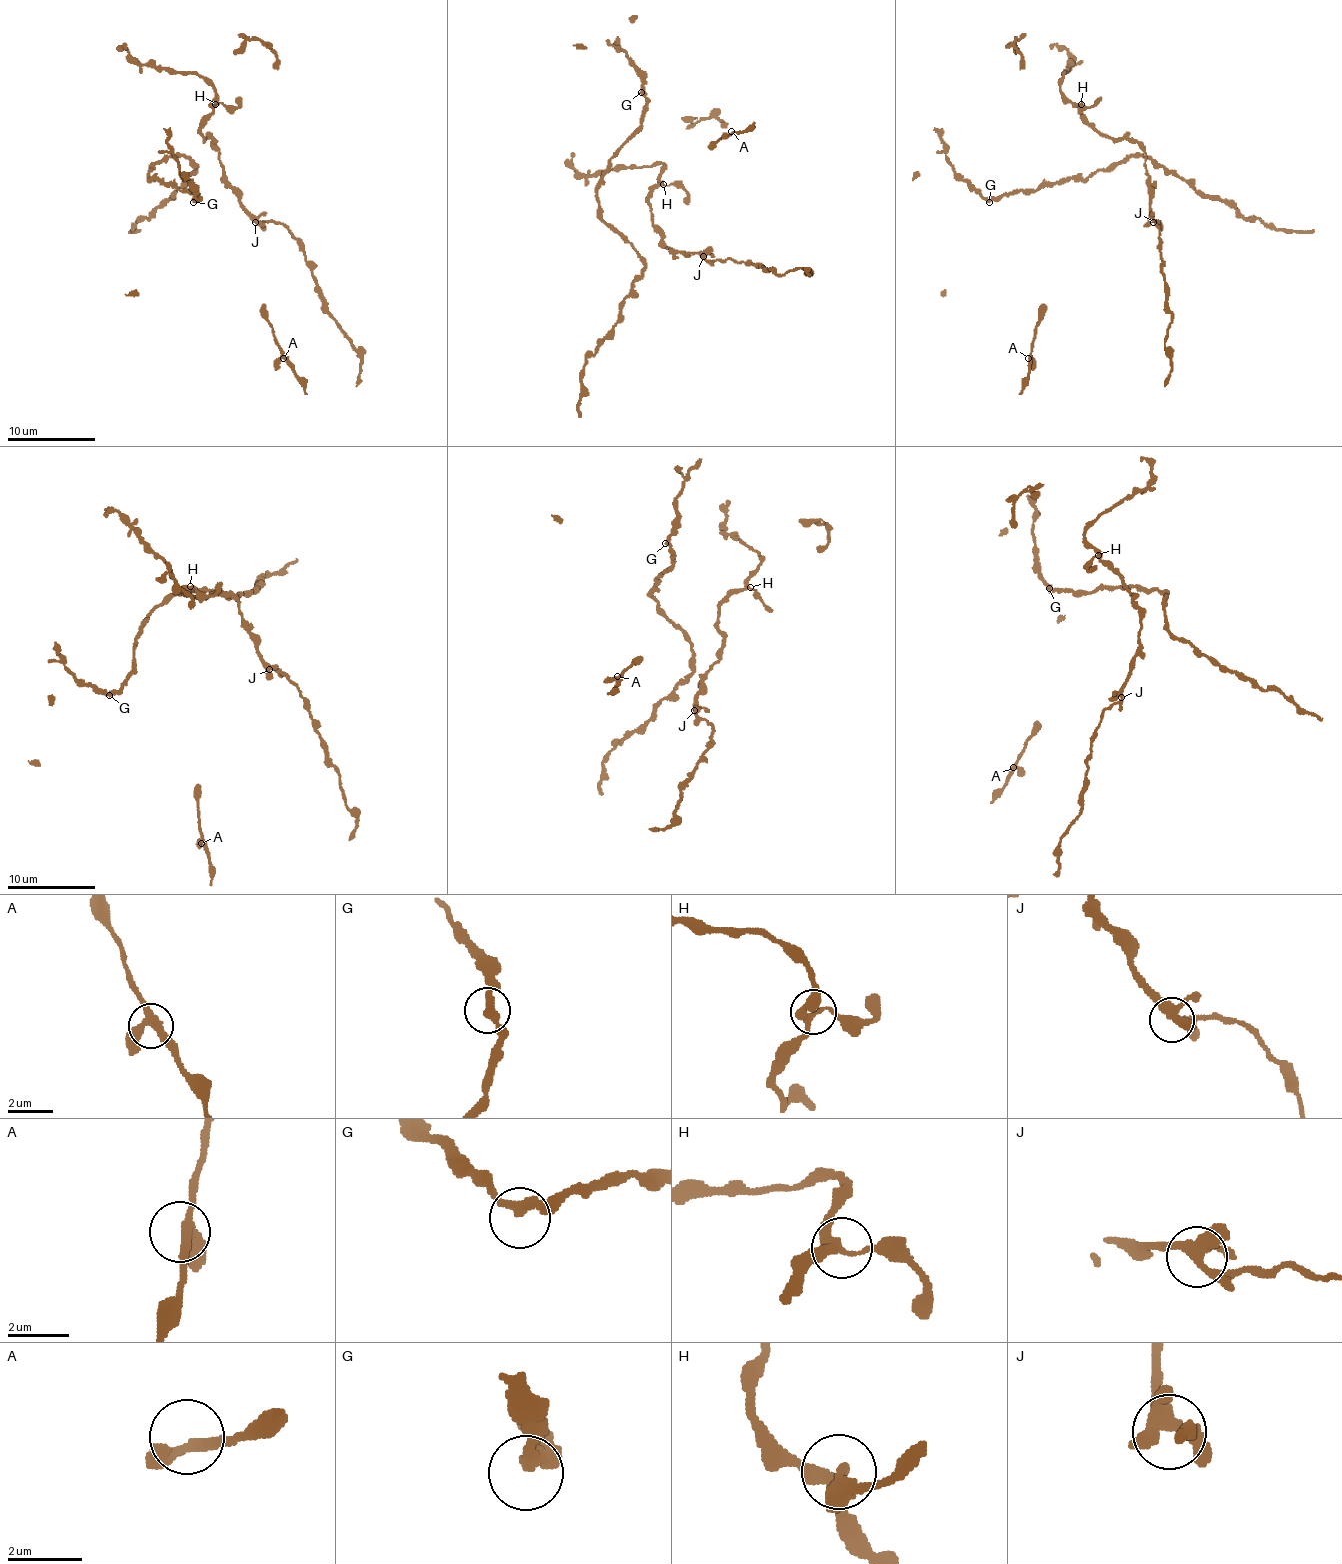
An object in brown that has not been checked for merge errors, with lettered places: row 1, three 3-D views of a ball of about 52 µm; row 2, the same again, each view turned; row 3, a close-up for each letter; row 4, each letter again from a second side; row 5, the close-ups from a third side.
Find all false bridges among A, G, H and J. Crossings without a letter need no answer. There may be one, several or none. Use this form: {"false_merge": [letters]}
{"false_merge": []}

